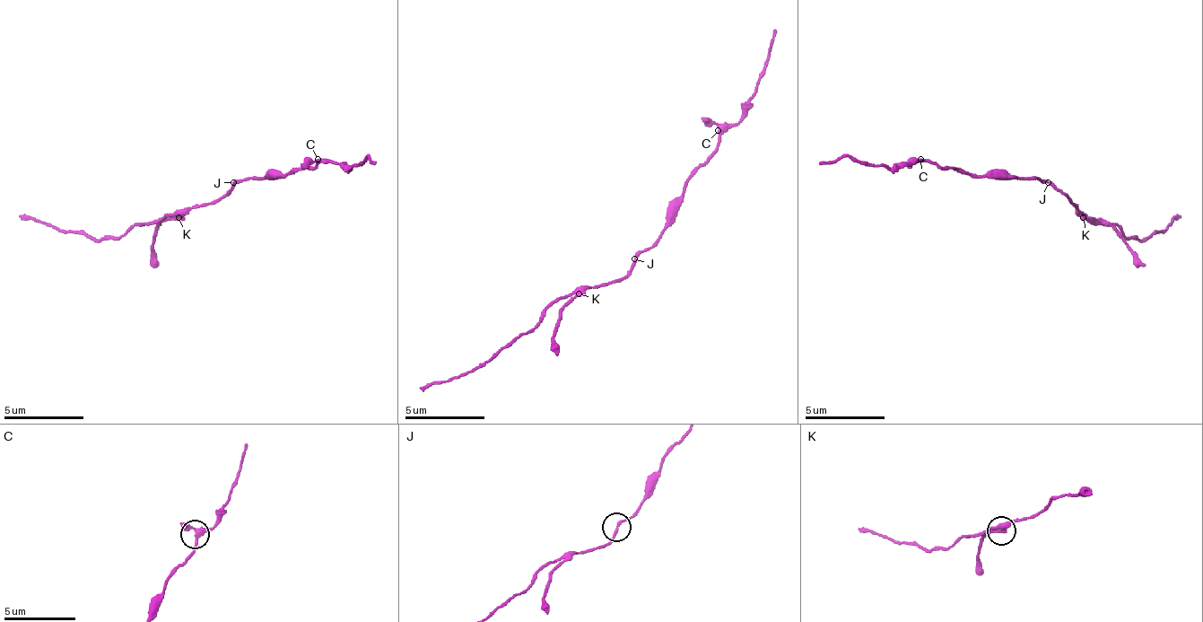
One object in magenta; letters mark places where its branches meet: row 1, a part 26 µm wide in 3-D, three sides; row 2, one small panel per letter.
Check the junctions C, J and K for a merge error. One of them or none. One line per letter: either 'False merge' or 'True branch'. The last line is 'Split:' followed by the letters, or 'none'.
C: True branch
J: True branch
K: False merge
Split: K

